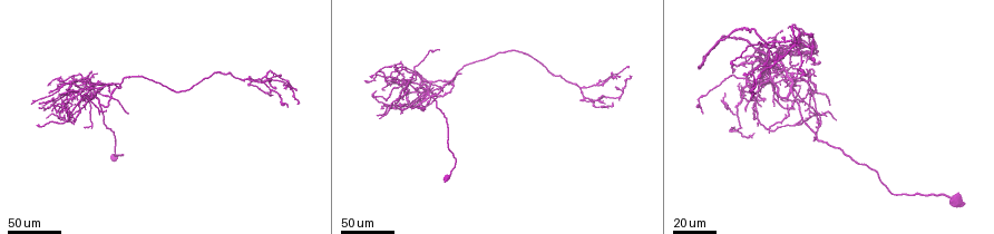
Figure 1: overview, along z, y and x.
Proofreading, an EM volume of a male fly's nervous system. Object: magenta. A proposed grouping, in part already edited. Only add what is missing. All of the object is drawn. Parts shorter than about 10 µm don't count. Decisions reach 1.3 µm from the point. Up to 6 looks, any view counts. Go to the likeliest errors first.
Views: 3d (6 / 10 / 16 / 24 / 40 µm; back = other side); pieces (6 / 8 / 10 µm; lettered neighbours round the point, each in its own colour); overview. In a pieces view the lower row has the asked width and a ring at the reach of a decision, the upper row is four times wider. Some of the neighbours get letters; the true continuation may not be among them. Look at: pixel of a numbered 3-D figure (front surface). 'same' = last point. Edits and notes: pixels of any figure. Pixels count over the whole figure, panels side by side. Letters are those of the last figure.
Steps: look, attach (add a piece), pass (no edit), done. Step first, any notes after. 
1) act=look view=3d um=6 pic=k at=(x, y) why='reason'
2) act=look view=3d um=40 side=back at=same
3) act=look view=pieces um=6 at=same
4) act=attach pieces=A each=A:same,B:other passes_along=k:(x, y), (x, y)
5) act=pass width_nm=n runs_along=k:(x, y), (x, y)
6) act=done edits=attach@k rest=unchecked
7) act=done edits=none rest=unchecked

act=look view=3d um=40 pic=1 at=(784, 85)

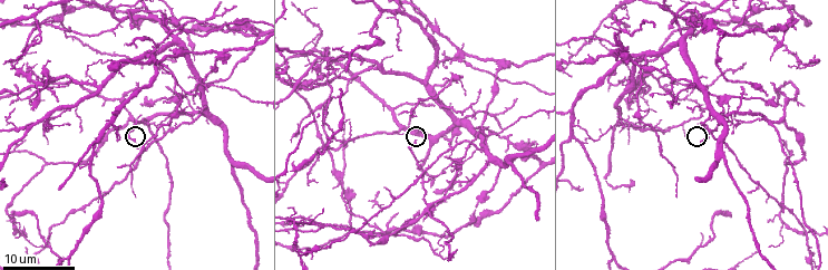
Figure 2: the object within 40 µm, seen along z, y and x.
act=look view=pieces um=8 pic=2 at=(132, 142)

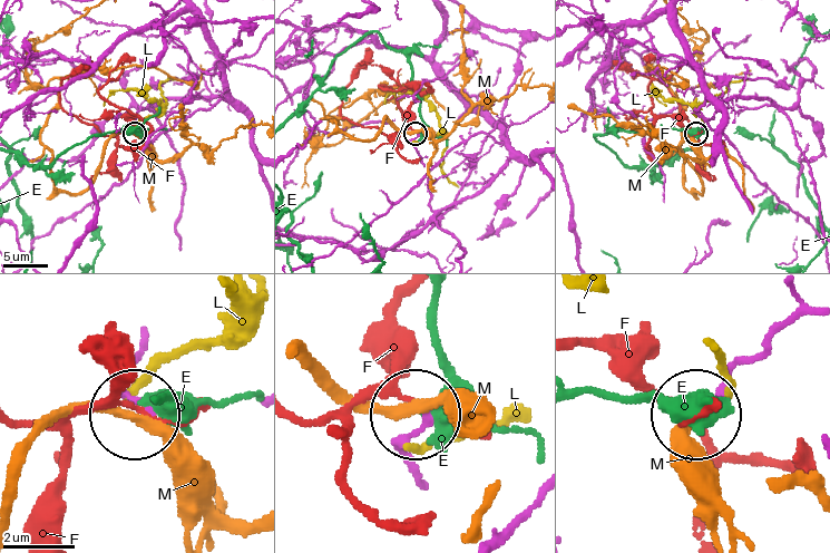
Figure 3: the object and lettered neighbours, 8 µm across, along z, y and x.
act=pass each=E:other,F:other,L:other,M:other found='none of them fits'

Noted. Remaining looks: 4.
act=look view=3d um=40 pic=1 at=(61, 95) why='end of a long branch'

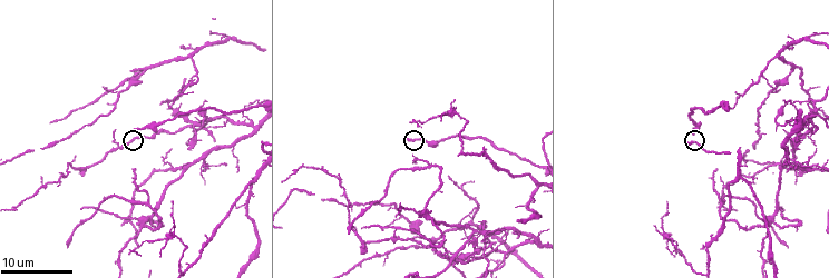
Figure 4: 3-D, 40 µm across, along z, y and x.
act=look view=pieces um=10 pic=4 at=(125, 135) why='what lies round it'

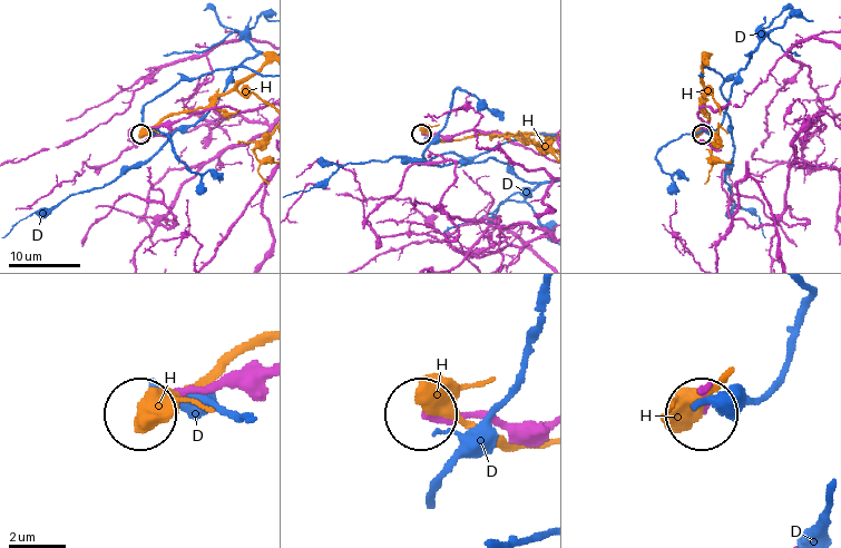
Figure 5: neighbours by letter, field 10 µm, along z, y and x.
act=pass each=D:other,H:other runs_along=5:(526, 148), (481, 130), (455, 136), (421, 134) found='none of them fits'

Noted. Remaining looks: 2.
act=look view=3d um=16 pic=2 at=(461, 173) why='free end'

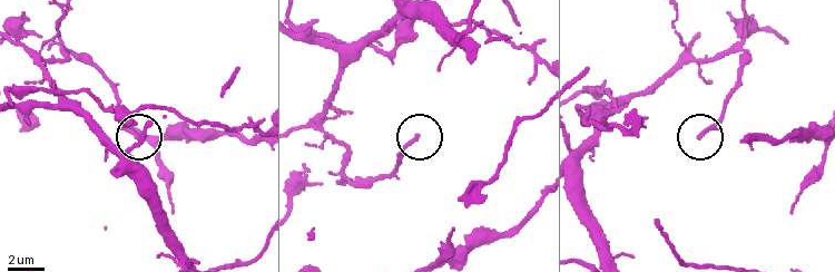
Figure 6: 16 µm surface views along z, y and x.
act=look view=pieces um=6 pic=6 at=(418, 136) why='see the neighbours'

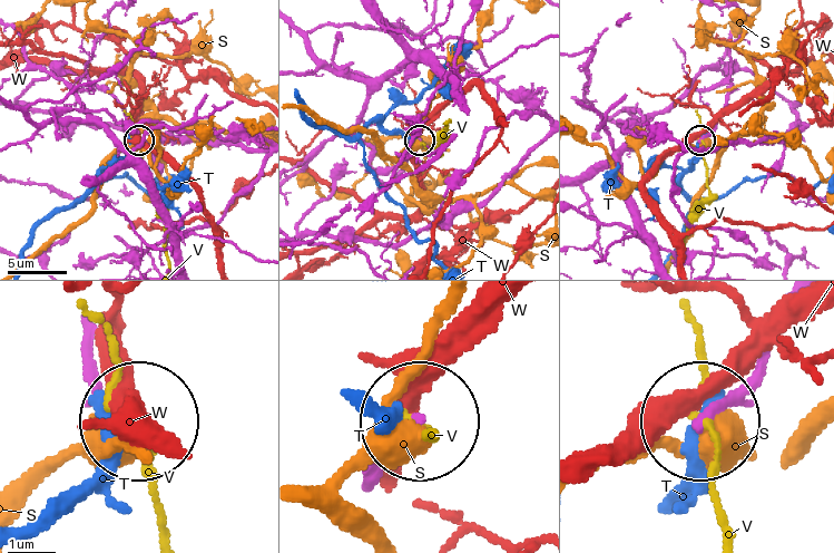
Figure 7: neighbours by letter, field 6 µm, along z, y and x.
act=pass each=S:other,T:other,V:other,W:other runs_along=7:(361, 485), (416, 421) found='none of them fits'

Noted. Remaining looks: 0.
act=done edits=none rest=unchecked

